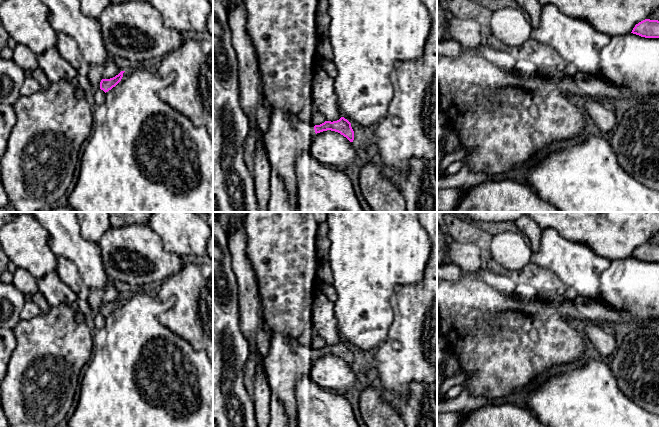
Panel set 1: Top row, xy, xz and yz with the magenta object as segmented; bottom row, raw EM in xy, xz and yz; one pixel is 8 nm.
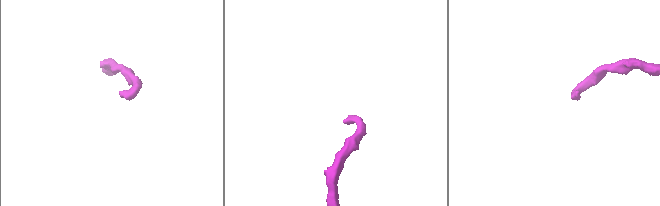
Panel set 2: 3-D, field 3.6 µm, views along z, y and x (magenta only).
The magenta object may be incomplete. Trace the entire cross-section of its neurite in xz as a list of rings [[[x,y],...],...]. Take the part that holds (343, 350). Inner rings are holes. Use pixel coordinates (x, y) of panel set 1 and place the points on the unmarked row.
[[[273,332],[270,336],[269,353],[263,358],[264,371],[271,392],[286,411],[290,426],[297,427],[297,381],[303,376],[310,377],[312,365],[317,357],[331,354],[353,366],[354,355],[351,347],[344,341],[313,350],[311,347],[302,346],[298,339],[287,338],[278,332]]]

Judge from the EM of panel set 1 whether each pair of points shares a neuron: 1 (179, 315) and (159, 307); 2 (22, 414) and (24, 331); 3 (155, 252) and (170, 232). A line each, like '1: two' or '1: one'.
1: two
2: one
3: two

